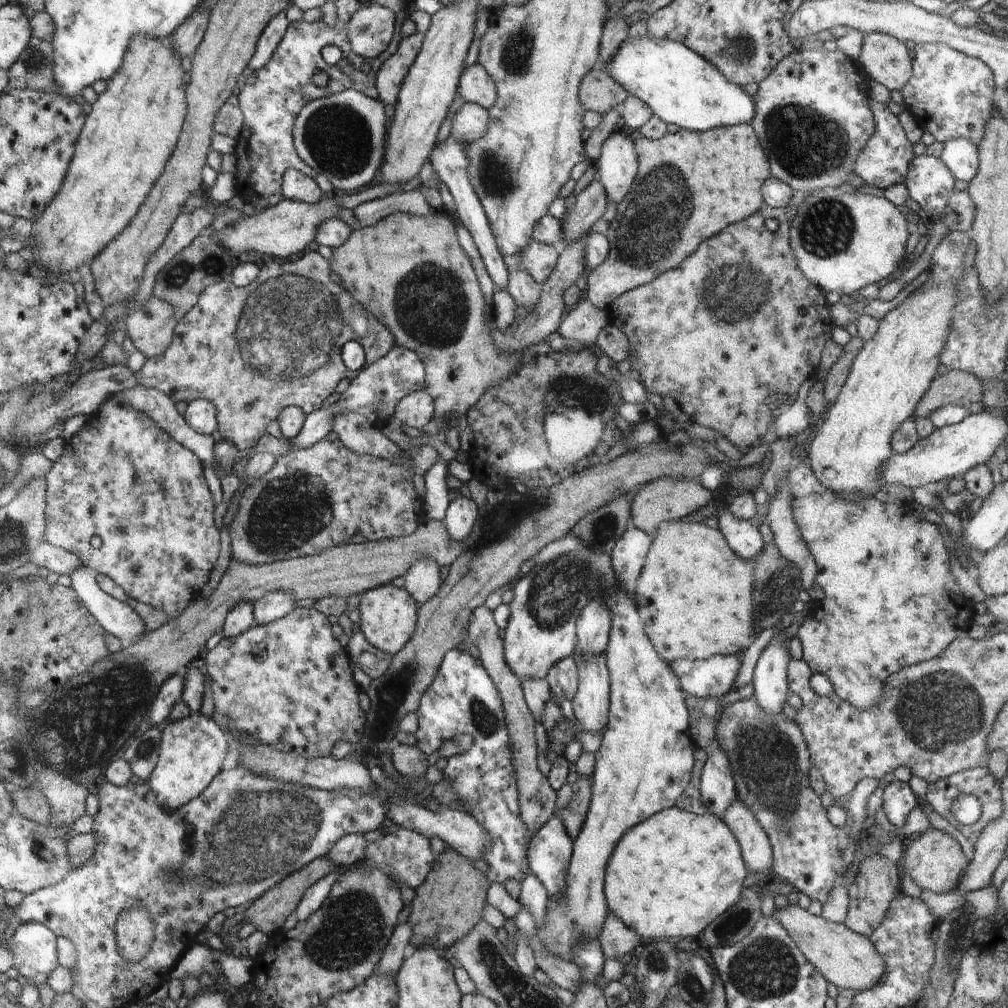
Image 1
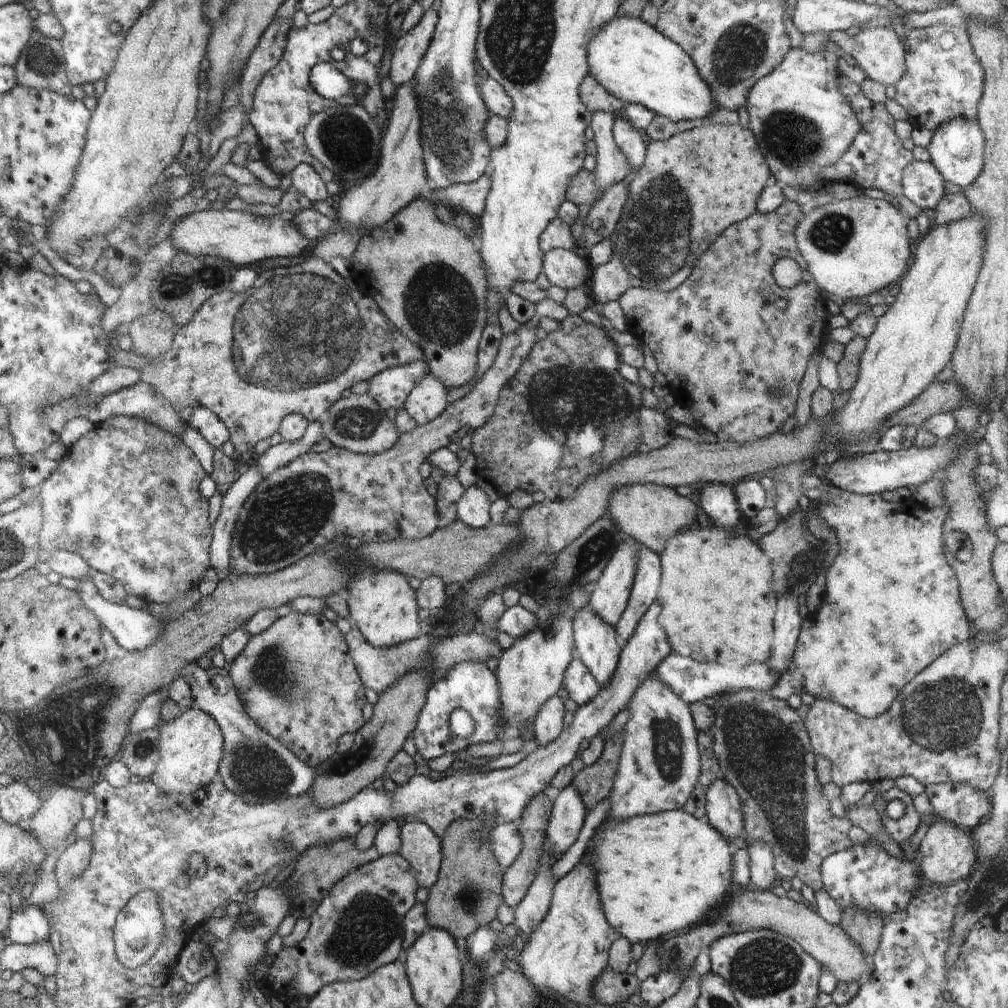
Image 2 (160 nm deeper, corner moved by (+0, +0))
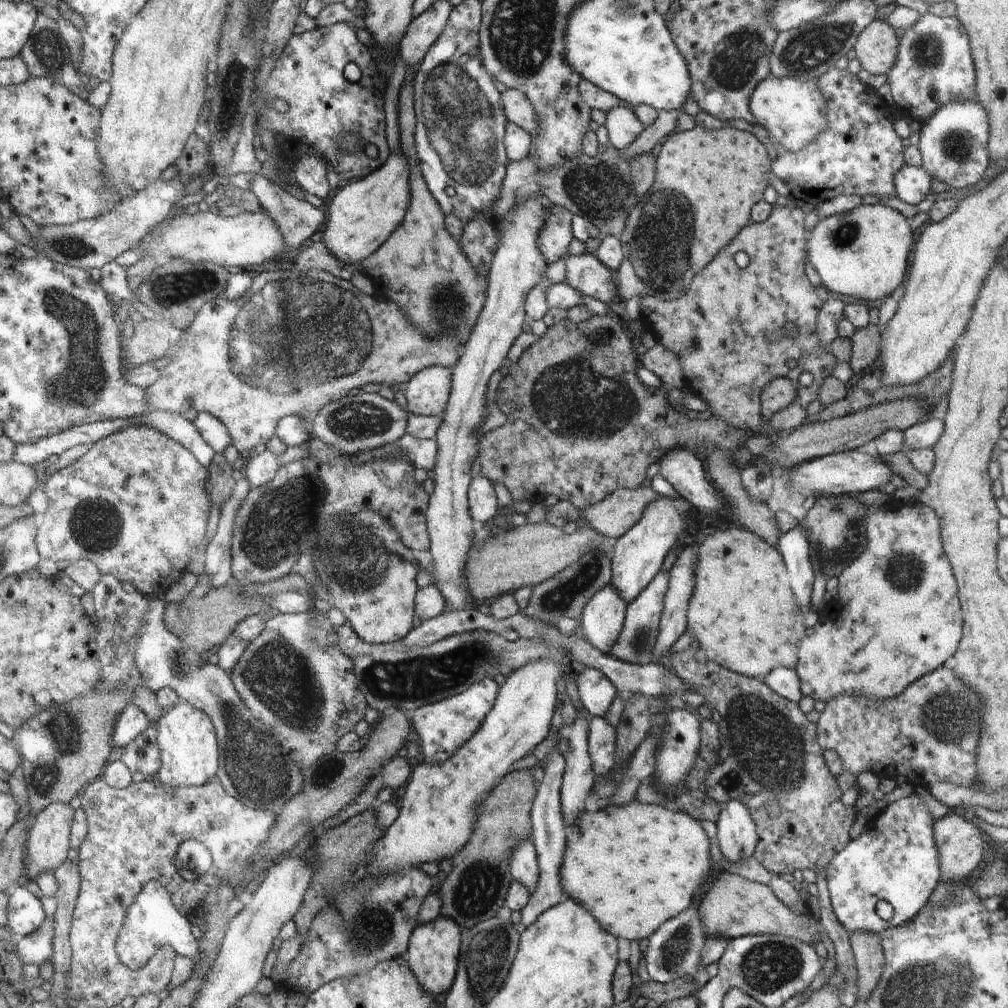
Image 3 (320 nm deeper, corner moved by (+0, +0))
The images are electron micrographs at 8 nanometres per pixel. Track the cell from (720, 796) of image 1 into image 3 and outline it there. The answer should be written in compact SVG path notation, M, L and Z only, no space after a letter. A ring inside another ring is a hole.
M729 800L722 806L716 827L718 835L714 841L730 864L740 864L744 858L753 858L758 844L756 826L748 808L740 800Z

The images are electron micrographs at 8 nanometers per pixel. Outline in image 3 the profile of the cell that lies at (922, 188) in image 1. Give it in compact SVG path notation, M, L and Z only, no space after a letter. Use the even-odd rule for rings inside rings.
M904 165L894 176L897 197L911 205L919 205L931 193L932 178L924 168Z

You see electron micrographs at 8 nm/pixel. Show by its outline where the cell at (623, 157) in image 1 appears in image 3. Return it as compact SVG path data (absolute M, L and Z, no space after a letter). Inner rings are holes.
M626 104L610 110L604 126L609 137L609 144L617 150L628 148L630 144L634 144L645 128L632 112L632 107Z

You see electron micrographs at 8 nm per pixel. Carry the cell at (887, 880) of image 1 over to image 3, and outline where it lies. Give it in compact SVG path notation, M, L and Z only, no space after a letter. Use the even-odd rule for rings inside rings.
M852 932L849 939L857 969L855 993L860 998L868 998L870 990L878 986L878 980L884 972L885 957L881 939L870 932Z

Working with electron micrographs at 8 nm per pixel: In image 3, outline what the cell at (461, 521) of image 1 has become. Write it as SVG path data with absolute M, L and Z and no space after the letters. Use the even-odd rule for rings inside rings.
M481 475L472 478L468 488L468 510L472 520L483 526L495 517L498 508L493 483Z

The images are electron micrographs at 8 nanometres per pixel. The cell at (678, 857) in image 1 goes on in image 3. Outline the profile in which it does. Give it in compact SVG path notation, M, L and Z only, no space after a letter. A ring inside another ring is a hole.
M634 799L632 802L622 804L622 806L608 805L604 810L600 809L598 812L586 811L578 818L578 822L574 822L567 831L565 860L562 860L562 868L560 868L560 880L562 880L564 897L572 898L572 900L582 904L598 920L598 924L616 938L624 938L631 942L650 937L654 932L658 931L662 924L668 922L672 916L686 911L698 890L706 890L703 887L707 888L707 885L714 878L712 874L714 863L710 855L710 845L713 840L708 838L708 835L696 819L680 811L675 812L670 808L663 808L657 804L642 804L642 802Z

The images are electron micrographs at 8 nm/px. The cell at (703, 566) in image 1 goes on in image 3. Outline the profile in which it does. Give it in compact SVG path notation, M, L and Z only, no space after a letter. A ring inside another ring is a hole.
M732 525L732 528L724 532L720 530L706 538L698 546L698 562L692 576L694 590L686 610L686 626L708 660L737 674L760 680L764 680L764 676L778 666L796 668L798 640L801 640L802 632L807 628L804 615L810 608L800 608L794 604L786 566L778 549L750 530Z

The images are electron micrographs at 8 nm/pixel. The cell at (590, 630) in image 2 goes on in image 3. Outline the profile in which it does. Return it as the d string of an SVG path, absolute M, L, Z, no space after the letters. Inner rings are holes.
M610 585L602 588L602 590L596 592L582 610L582 616L580 616L581 624L579 626L580 634L596 648L598 652L602 654L609 654L610 648L618 641L618 636L622 632L622 628L625 620L626 602L622 600L622 596L616 592L615 588Z

